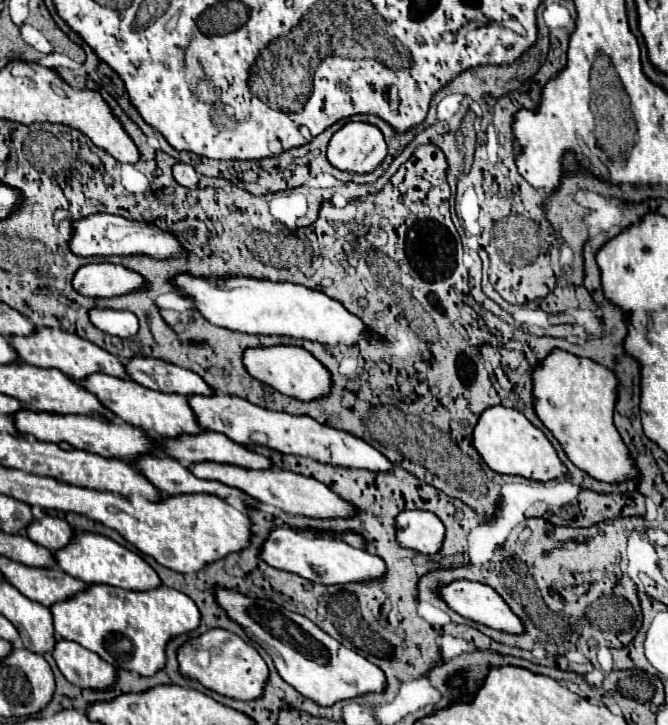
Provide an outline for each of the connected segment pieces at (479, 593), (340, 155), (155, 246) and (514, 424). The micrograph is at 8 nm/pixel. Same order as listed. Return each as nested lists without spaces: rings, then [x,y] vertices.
[[[454,580],[438,586],[438,596],[446,606],[464,618],[486,624],[510,634],[522,632],[522,622],[508,604],[486,584],[472,580]]]
[[[350,120],[328,142],[328,160],[346,172],[372,172],[388,154],[382,132],[368,122]]]
[[[104,212],[74,220],[72,238],[68,246],[76,256],[126,256],[126,254],[148,254],[154,258],[170,258],[170,256],[184,258],[186,256],[186,252],[180,248],[180,244],[176,242],[172,234],[146,222],[132,222],[122,216],[112,216]]]
[[[506,406],[486,408],[472,430],[472,446],[476,448],[480,458],[494,472],[500,472],[500,474],[516,474],[516,476],[524,476],[528,480],[540,480],[540,482],[548,482],[564,474],[564,464],[560,462],[550,440],[542,434],[542,430],[530,424],[514,408],[506,408]]]

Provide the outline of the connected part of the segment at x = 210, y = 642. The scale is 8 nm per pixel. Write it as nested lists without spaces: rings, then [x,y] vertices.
[[[212,628],[200,634],[200,638],[188,640],[184,646],[178,648],[176,658],[178,658],[178,670],[184,678],[198,680],[204,688],[228,698],[254,700],[262,694],[264,682],[268,678],[268,666],[260,658],[260,654],[240,636],[222,628]]]

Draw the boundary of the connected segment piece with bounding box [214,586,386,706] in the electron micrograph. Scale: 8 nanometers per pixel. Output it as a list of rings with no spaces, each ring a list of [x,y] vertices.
[[[214,586],[214,598],[226,616],[234,620],[252,642],[260,644],[270,654],[278,674],[302,696],[314,700],[316,704],[332,706],[334,702],[346,698],[384,690],[386,678],[378,666],[370,664],[354,650],[342,646],[306,616],[290,612],[268,598],[250,598],[238,590],[222,586]]]

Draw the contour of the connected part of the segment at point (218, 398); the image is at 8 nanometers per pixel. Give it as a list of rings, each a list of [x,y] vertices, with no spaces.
[[[192,394],[192,396],[188,396],[188,404],[202,430],[222,432],[238,444],[268,446],[272,450],[278,450],[280,454],[308,456],[312,460],[318,460],[324,464],[346,466],[346,468],[366,468],[372,472],[382,472],[382,470],[394,468],[388,462],[388,458],[384,458],[378,450],[374,450],[364,440],[360,440],[348,432],[324,426],[310,416],[292,416],[288,412],[268,410],[268,408],[248,402],[246,398],[228,396],[228,394],[212,394],[212,396]]]

